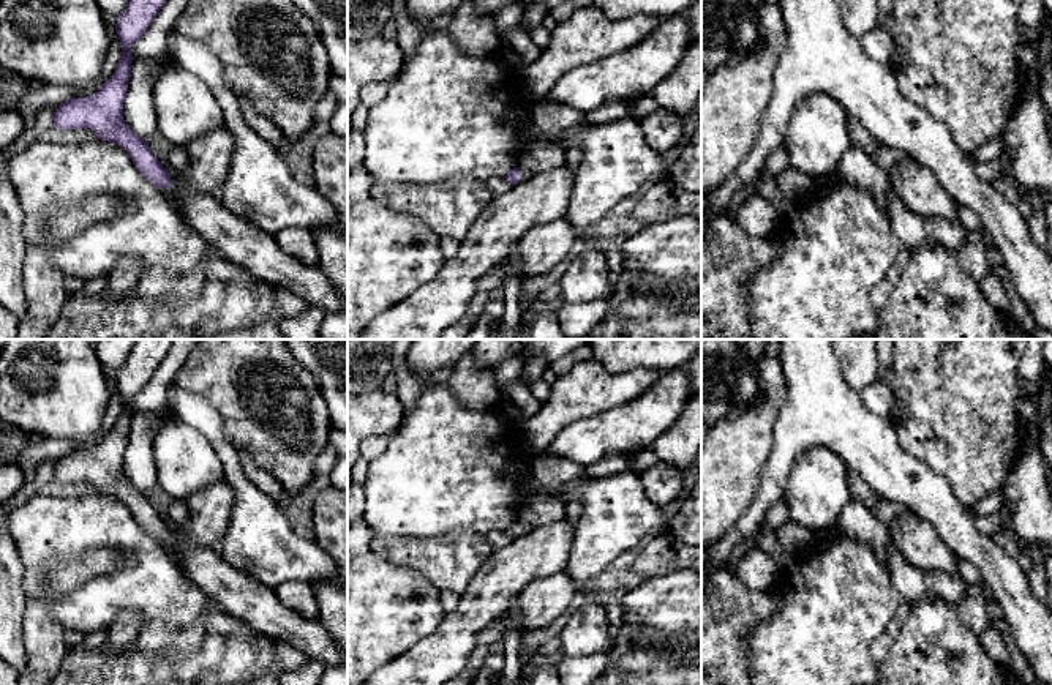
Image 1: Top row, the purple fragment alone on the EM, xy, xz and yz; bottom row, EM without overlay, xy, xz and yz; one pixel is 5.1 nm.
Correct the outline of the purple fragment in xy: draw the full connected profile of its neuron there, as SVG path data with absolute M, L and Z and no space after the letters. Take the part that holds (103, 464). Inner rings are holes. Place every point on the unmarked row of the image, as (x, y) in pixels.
M136 339L125 363L117 371L122 410L115 426L90 450L71 451L54 466L54 480L60 483L90 481L101 494L128 505L137 524L178 562L171 527L163 521L123 472L123 453L131 431L133 398L148 384L166 357L174 339Z

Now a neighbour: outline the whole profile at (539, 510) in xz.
M534 496L515 515L531 529L540 527L565 519L565 502L551 496Z

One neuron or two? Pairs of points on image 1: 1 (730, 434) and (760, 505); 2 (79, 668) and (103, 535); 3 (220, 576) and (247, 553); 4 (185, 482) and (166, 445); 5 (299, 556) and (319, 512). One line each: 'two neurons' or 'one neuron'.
1: two neurons
2: one neuron
3: two neurons
4: one neuron
5: two neurons

